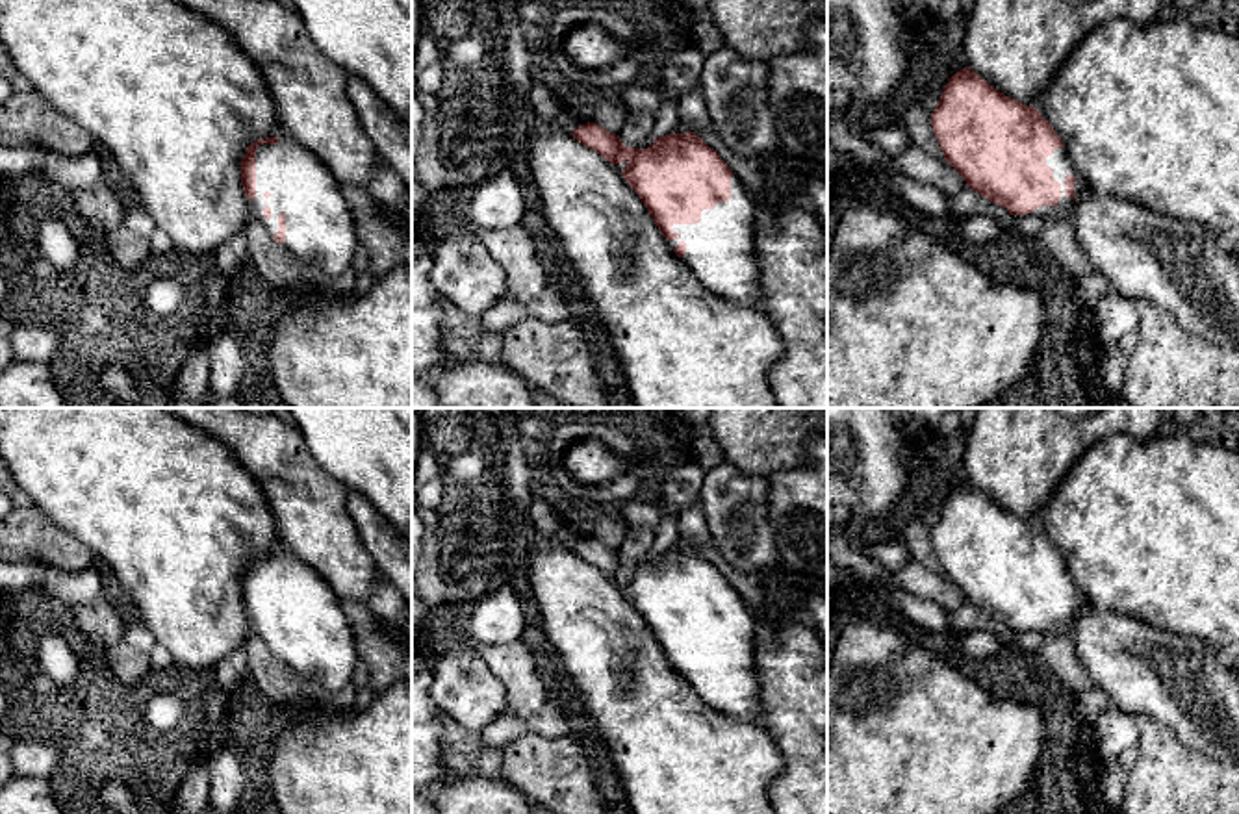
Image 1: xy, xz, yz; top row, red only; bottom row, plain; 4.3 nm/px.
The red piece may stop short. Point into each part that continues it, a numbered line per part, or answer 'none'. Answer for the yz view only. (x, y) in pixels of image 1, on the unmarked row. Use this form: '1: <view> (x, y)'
1: yz (1060, 577)

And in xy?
1: xy (319, 644)

